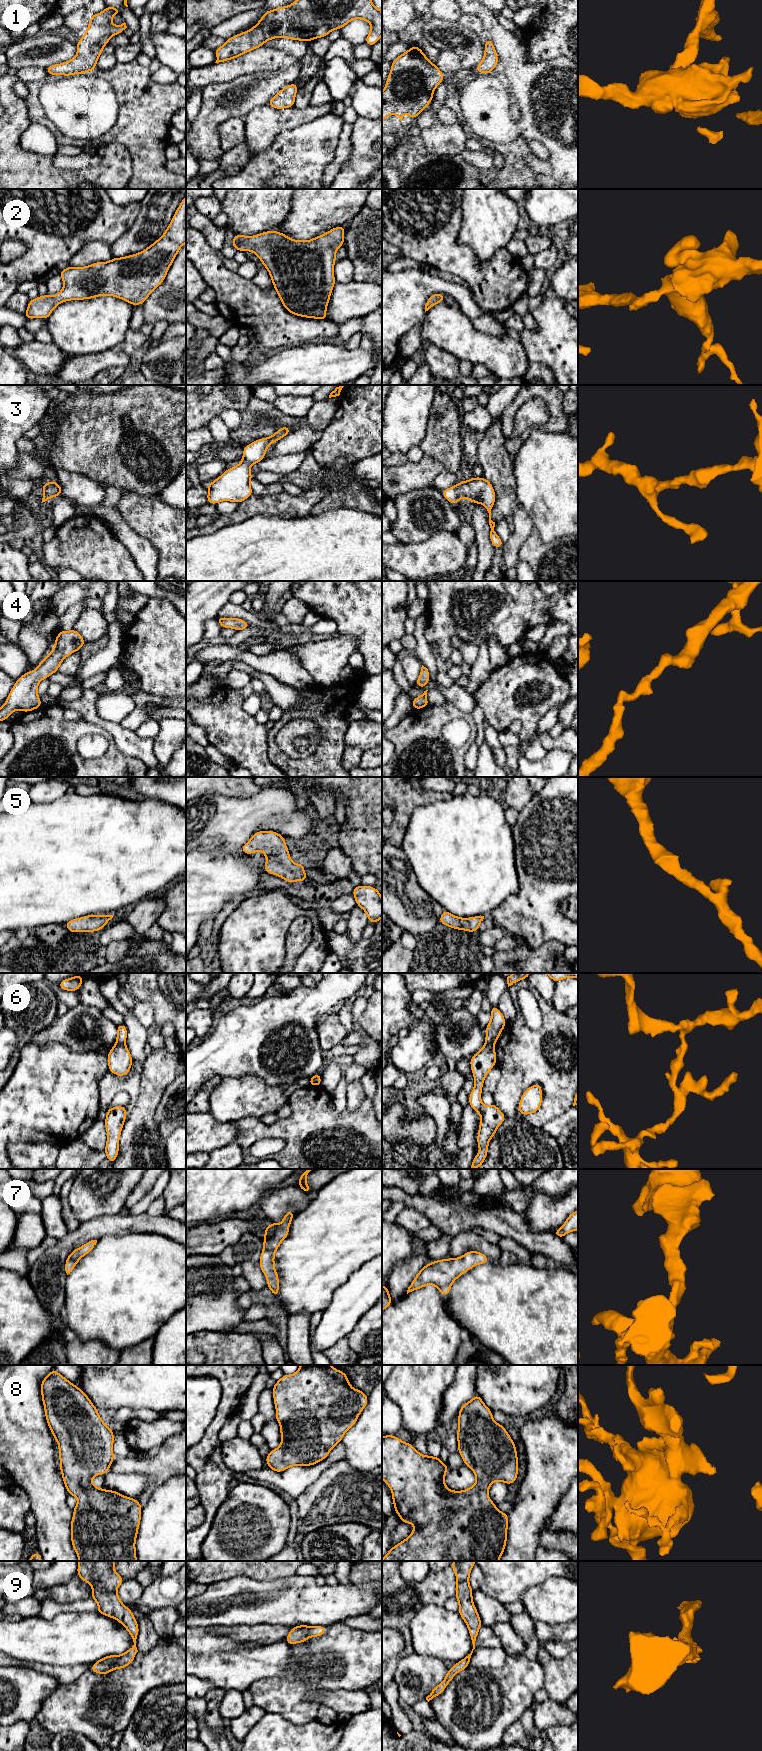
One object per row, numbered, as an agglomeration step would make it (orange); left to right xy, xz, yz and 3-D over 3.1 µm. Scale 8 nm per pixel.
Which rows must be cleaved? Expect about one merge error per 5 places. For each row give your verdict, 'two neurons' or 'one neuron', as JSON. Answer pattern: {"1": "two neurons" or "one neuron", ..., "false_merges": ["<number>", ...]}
{"1": "one neuron", "2": "one neuron", "3": "one neuron", "4": "one neuron", "5": "one neuron", "6": "two neurons", "7": "one neuron", "8": "one neuron", "9": "one neuron", "false_merges": ["6"]}

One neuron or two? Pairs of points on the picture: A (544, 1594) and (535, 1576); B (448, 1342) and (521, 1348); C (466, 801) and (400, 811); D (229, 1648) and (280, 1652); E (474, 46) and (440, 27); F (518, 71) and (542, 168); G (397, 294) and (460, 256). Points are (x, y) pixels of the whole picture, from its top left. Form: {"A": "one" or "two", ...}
{"A": "two", "B": "two", "C": "two", "D": "one", "E": "one", "F": "two", "G": "two"}

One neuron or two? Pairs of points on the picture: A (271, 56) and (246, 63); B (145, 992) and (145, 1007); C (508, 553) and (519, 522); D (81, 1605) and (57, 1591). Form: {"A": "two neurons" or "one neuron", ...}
{"A": "one neuron", "B": "two neurons", "C": "one neuron", "D": "two neurons"}

